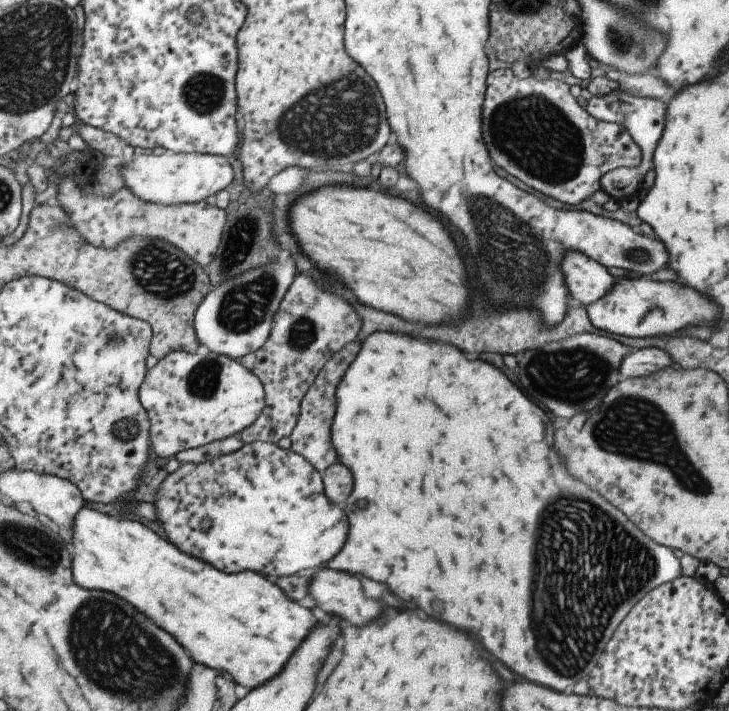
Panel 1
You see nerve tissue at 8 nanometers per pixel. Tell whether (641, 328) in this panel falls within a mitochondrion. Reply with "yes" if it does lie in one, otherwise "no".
no

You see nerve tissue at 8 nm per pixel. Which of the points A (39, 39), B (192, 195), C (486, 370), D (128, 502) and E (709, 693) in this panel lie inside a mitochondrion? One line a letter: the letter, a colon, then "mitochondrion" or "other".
A: mitochondrion
B: other
C: other
D: other
E: other

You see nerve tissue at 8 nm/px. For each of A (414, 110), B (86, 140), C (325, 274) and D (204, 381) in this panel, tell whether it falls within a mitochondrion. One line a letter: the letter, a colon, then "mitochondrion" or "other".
A: other
B: other
C: other
D: mitochondrion

